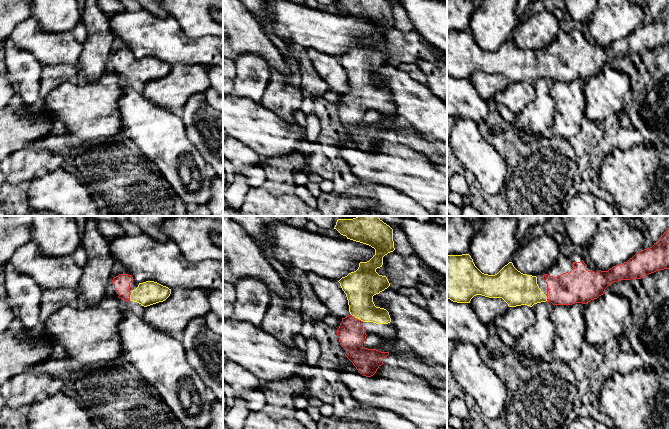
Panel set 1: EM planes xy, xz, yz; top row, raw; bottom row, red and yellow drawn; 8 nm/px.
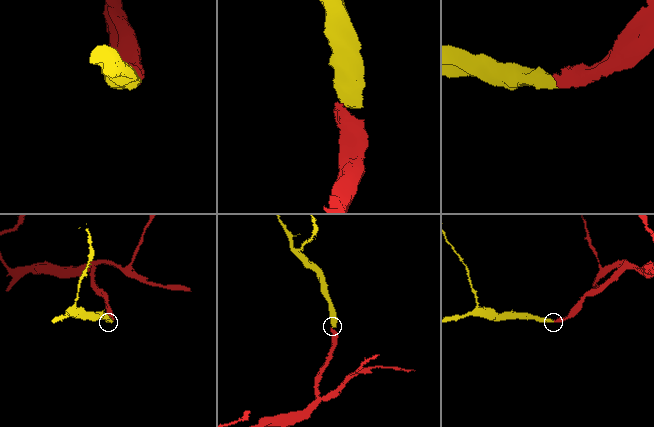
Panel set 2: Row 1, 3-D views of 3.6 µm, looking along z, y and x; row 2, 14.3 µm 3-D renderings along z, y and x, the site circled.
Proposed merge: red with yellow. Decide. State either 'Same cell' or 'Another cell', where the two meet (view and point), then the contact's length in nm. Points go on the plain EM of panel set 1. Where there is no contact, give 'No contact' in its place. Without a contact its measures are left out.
Same cell. Touches red at xz (356, 94). Shared border 110 nm

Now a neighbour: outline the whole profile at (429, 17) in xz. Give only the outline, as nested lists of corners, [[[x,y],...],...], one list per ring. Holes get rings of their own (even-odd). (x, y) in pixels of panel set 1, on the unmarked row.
[[[401,0],[416,30],[428,43],[447,54],[447,2]]]

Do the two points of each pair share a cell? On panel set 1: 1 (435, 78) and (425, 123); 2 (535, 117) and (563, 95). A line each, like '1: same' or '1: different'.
1: different
2: different

